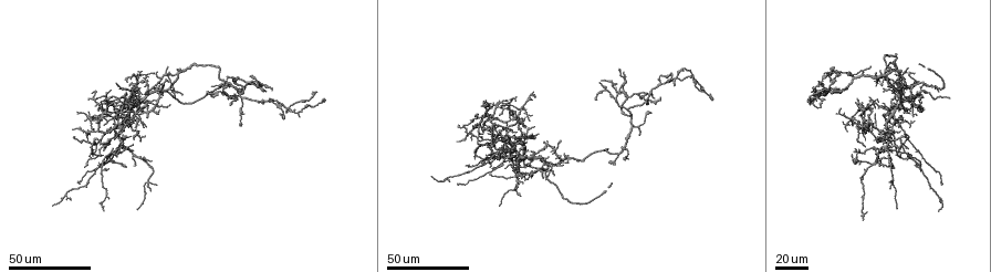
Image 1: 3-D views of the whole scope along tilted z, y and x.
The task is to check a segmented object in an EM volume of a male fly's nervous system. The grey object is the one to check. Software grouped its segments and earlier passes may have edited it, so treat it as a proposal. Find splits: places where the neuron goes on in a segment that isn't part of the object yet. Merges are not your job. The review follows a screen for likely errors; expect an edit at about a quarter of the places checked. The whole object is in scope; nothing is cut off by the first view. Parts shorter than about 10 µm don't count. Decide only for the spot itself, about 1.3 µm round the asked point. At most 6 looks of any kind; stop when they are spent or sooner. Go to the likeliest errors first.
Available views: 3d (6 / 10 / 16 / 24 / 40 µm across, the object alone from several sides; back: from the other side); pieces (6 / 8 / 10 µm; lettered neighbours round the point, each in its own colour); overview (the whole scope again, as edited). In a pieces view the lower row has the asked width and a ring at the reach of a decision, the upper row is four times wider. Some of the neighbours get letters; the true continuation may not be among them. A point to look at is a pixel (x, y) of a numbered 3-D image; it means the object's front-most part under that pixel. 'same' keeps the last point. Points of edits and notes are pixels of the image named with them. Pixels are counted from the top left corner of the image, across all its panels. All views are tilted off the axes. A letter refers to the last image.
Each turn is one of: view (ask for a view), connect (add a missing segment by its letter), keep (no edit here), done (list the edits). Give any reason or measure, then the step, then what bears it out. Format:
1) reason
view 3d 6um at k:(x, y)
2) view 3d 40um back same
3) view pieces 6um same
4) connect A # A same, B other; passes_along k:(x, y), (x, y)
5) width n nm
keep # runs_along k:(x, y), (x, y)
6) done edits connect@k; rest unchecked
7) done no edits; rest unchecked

an open end
view 3d 24um at 1:(138, 100)

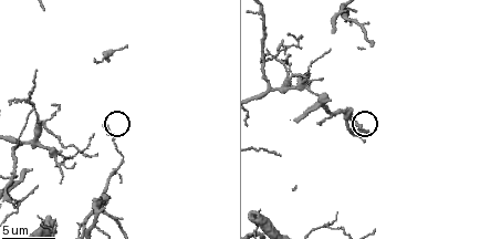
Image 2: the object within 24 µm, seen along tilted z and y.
view pieces 6um at 2:(102, 125)

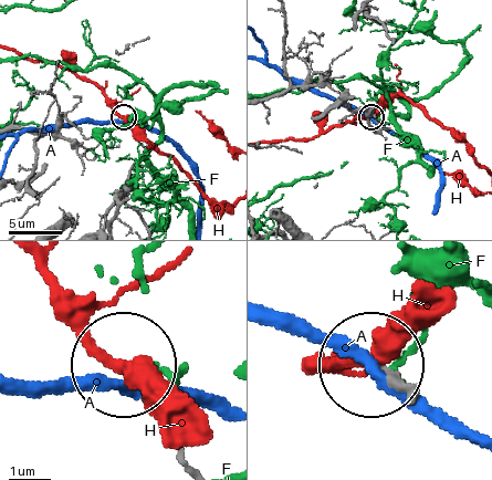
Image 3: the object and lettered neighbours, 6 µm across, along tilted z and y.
keep # A other, F other, H other; none of them fits

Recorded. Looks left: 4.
view 3d 40um at 1:(919, 110)

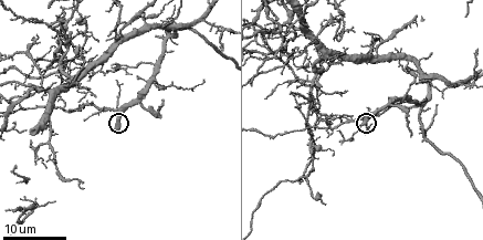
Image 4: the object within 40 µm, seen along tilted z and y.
view pieces 10um at 4:(118, 131)

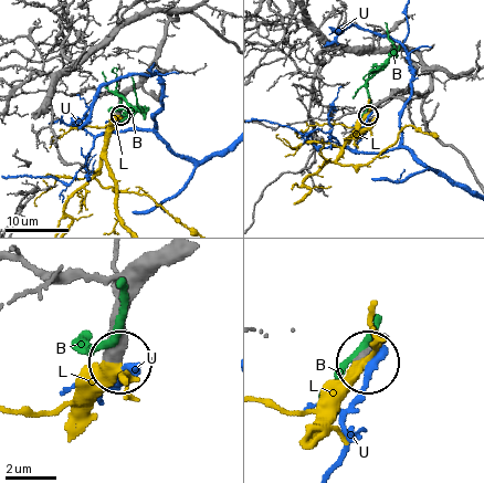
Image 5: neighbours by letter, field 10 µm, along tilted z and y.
connect L # B other, L same, U other; it goes on there

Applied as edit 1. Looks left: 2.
free end
view 3d 16um at 4:(157, 35)

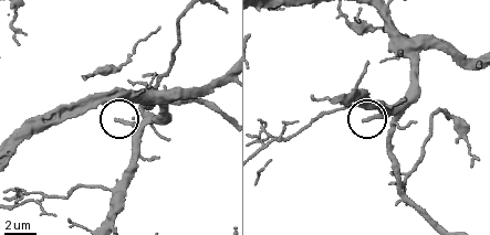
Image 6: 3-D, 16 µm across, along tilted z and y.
what lies round it
view pieces 6um at 6:(118, 120)

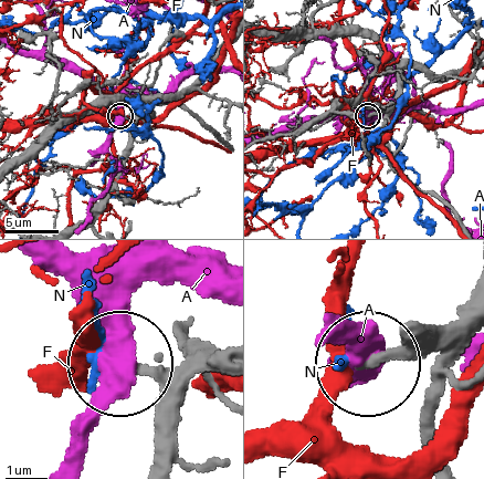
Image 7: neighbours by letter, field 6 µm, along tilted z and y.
keep # A other, F other, N other; runs_along 7:(210, 356), (120, 368); none of them fits

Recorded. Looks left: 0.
done edits connect@5; rest unchecked

